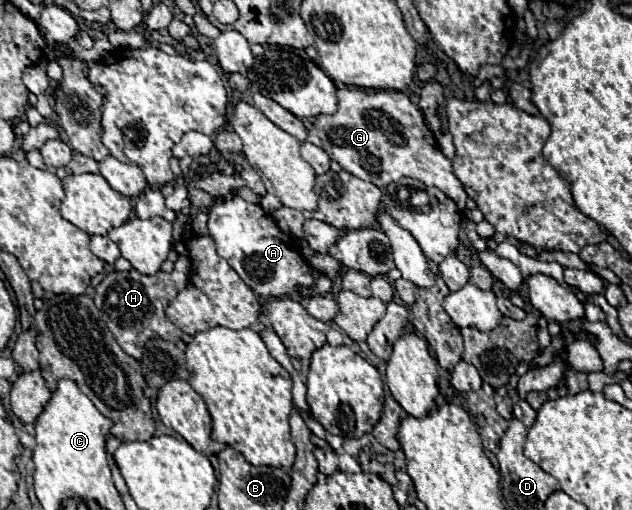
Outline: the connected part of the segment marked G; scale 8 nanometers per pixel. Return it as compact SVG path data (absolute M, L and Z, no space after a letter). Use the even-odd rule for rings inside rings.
M342 87L338 91L338 111L332 115L318 115L312 123L312 129L308 131L308 141L324 149L332 161L338 161L340 167L364 181L374 183L376 187L384 189L388 183L398 181L402 177L412 177L422 181L424 185L438 187L442 193L446 193L460 209L462 221L460 227L468 235L472 247L476 251L492 251L500 257L510 259L514 265L520 267L524 277L544 273L554 277L560 285L574 293L583 304L586 295L579 289L562 281L562 265L558 263L540 263L532 257L522 255L512 243L504 241L504 247L490 247L488 239L482 239L472 223L470 209L466 207L466 191L462 189L462 183L452 171L450 159L442 153L440 145L436 143L434 133L430 133L428 125L424 123L424 117L420 109L404 95L402 91L362 91L358 87Z

